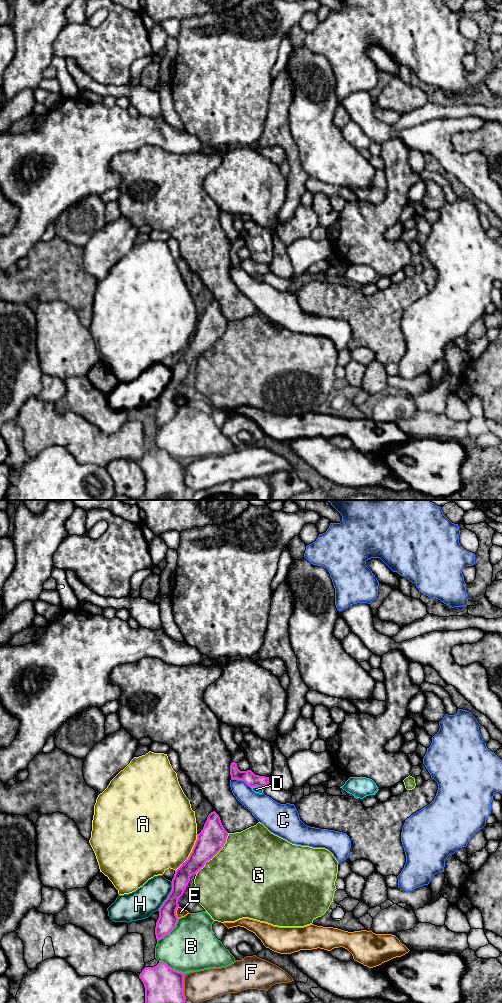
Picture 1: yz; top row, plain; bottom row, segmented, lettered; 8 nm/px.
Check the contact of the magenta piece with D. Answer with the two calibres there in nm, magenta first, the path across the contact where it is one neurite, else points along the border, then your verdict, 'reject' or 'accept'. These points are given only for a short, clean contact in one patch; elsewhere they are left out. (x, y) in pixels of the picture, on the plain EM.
calibres 110 and 50 nm; border yz (251, 274), (262, 276); reject

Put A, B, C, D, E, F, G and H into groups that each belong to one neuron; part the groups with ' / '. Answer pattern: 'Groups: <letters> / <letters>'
Groups: A H / B / C / D / E / F / G

